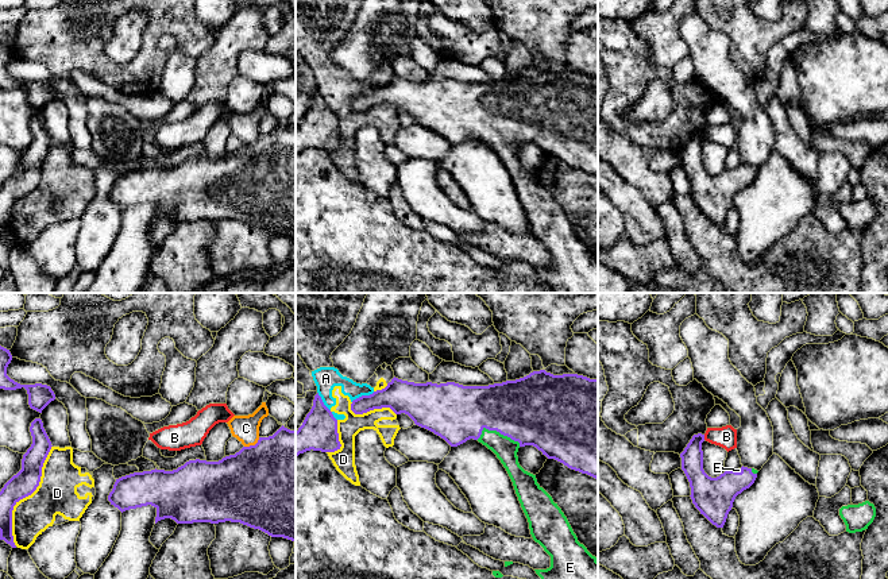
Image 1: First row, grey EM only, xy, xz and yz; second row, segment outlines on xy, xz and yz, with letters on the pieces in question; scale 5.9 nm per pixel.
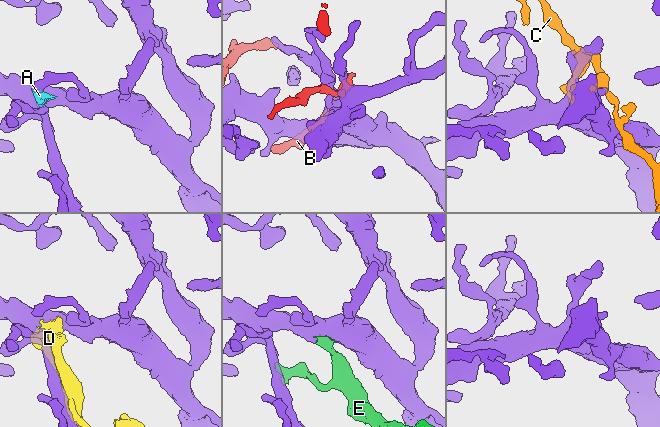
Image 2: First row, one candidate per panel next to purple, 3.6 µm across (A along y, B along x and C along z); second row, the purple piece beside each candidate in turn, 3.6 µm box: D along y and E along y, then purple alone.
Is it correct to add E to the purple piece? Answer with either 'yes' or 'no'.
yes

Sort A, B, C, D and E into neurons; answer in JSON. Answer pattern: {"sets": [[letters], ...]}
{"sets": [["A", "D"], ["B"], ["C"], ["E"]]}

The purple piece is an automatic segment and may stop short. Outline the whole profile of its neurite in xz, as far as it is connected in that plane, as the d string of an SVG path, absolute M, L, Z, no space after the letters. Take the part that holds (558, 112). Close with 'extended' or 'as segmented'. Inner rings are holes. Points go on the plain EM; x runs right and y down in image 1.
M545 67L489 84L414 81L393 76L382 88L352 99L351 108L363 112L390 105L408 112L416 123L457 144L470 136L491 147L506 166L533 238L551 254L551 265L534 267L555 293L598 293L598 258L578 239L567 215L537 181L536 173L518 161L518 146L533 143L548 157L598 177L598 77L578 72L553 73Z; extended

